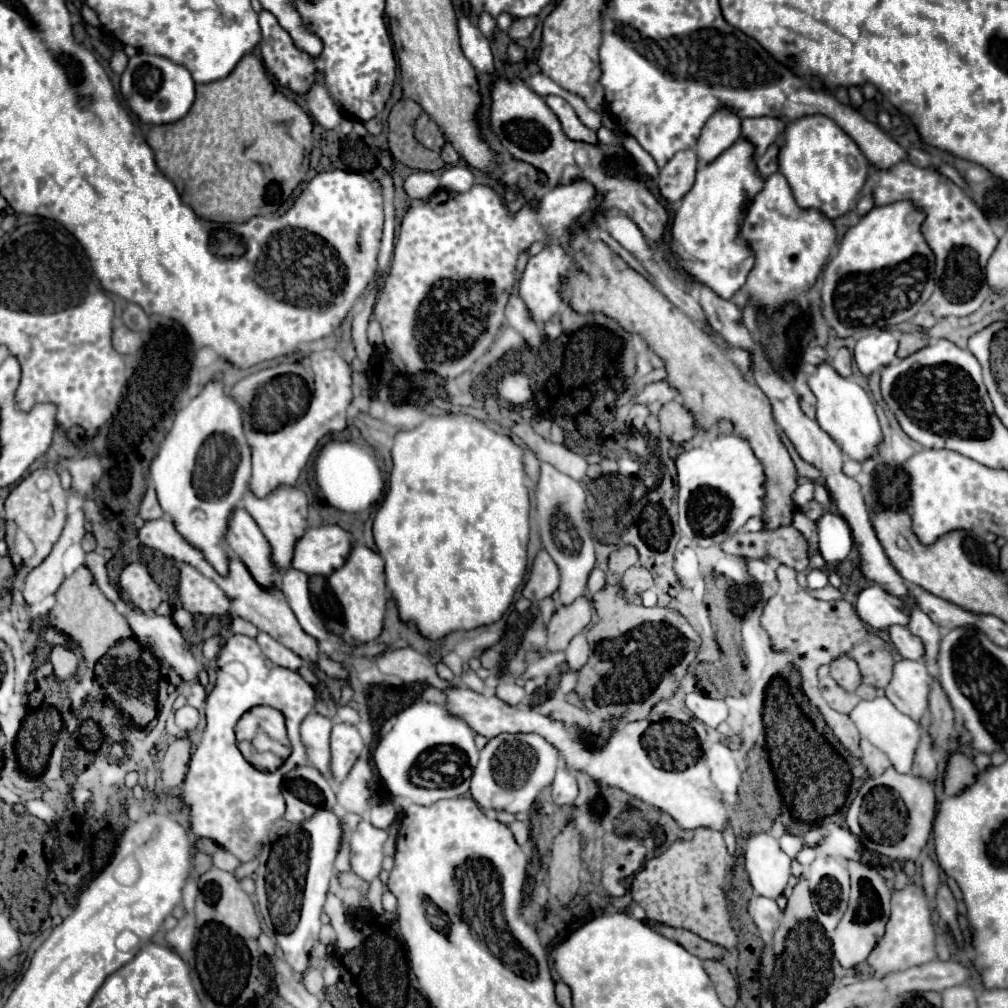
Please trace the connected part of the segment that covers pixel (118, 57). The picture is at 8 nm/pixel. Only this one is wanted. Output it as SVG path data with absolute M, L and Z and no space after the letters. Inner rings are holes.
M117 50L115 54L113 54L113 58L111 58L111 70L115 72L115 74L121 74L125 68L127 68L127 54L123 52L123 50Z

